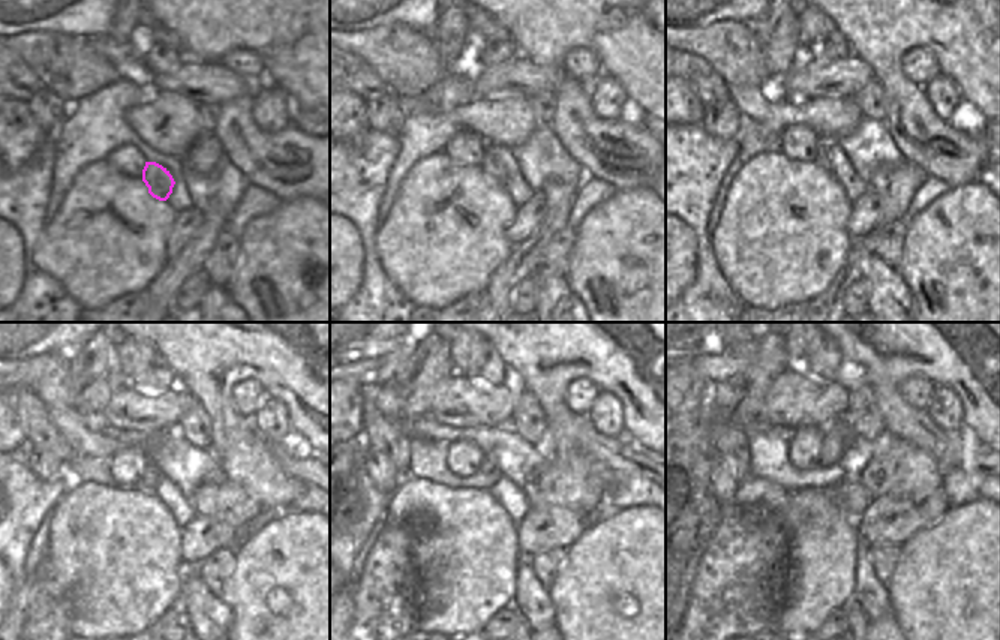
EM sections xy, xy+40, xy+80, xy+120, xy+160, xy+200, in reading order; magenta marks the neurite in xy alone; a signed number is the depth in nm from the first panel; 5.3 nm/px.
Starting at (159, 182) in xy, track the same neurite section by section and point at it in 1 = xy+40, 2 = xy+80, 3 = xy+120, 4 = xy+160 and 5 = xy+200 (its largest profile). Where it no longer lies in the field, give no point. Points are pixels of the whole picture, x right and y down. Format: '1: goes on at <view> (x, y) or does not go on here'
1: goes on at xy+40 (492, 168)
2: goes on at xy+80 (823, 143)
3: goes on at xy+120 (152, 475)
4: goes on at xy+160 (489, 463)
5: goes on at xy+200 (837, 435)

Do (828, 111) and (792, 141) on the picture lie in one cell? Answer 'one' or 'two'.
two

